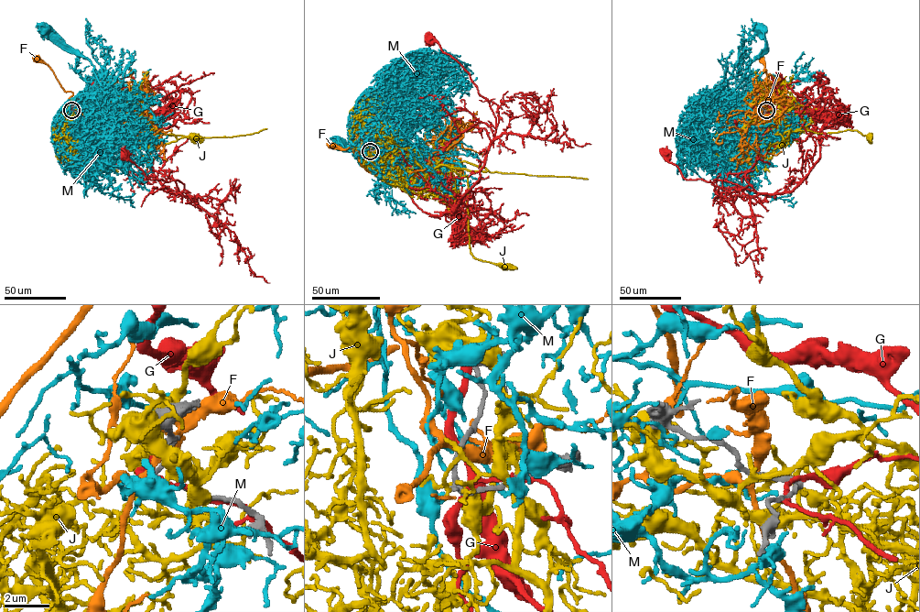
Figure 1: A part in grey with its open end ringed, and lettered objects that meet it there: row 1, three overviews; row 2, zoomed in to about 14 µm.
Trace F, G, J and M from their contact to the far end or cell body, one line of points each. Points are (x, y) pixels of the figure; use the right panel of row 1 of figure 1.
F: (763, 109), (770, 125), (767, 131), (756, 94), (764, 67), (762, 58)
G: (765, 111), (790, 108), (815, 121), (819, 158), (791, 191), (686, 179), (665, 154)
J: (765, 110), (797, 127), (780, 147), (787, 143), (791, 131), (822, 134), (850, 129), (870, 138)
M: (763, 109), (744, 120), (728, 103), (719, 124), (743, 186), (786, 199), (793, 204), (788, 205)

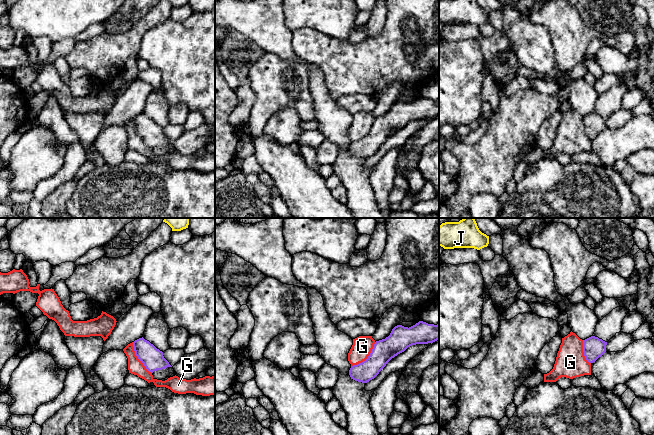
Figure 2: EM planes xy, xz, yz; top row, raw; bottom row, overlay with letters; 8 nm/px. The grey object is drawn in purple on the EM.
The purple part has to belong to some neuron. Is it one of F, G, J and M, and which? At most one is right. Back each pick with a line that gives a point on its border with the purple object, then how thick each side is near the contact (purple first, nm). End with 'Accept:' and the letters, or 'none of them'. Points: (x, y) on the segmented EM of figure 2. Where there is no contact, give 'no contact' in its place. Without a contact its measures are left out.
Accept: none of them

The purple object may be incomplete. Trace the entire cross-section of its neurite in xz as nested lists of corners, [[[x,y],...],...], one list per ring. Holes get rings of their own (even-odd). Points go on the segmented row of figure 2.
[[[419,321],[411,327],[395,326],[385,339],[376,341],[368,358],[351,366],[351,379],[367,383],[374,379],[386,364],[408,347],[416,344],[433,343],[439,339],[439,324]]]

